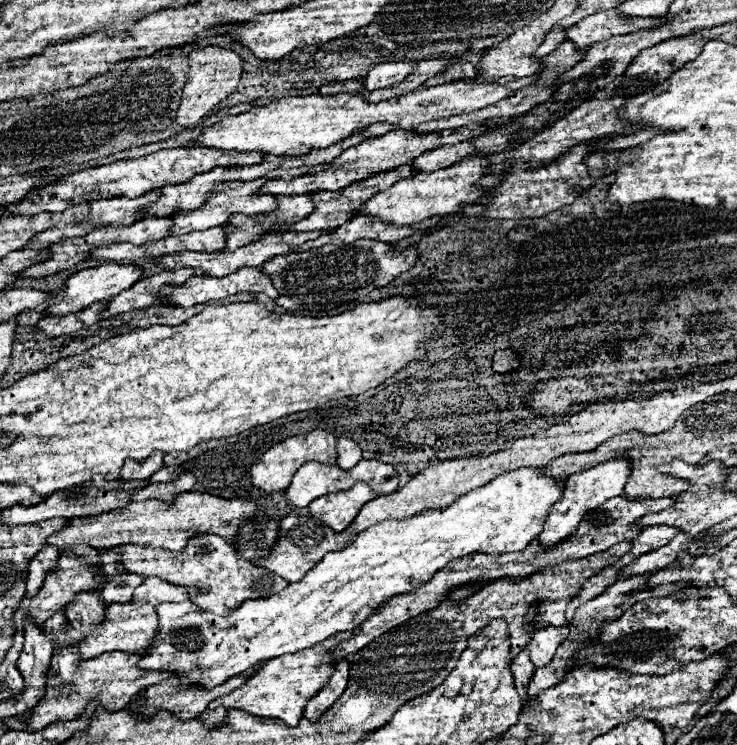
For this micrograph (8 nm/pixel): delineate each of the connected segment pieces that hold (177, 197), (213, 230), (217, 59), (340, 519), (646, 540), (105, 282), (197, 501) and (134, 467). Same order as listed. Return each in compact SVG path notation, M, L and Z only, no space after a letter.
M374 123L364 129L364 131L360 131L344 139L344 143L336 143L336 147L326 147L324 151L312 151L312 155L302 155L302 157L286 157L286 155L284 155L284 157L274 157L274 155L266 155L266 157L262 159L262 163L252 165L252 167L240 167L240 169L238 169L238 167L230 167L230 169L218 167L216 171L204 173L204 175L196 175L196 179L192 179L192 181L188 181L188 183L162 187L164 195L160 195L160 199L156 201L156 207L152 207L150 215L172 215L172 213L176 213L176 211L194 211L194 209L202 207L202 205L208 201L212 189L214 189L218 183L224 183L224 181L254 181L254 179L264 177L266 173L270 173L270 171L274 171L274 169L294 169L294 167L304 167L304 165L310 167L310 165L318 165L318 163L330 163L332 159L336 159L336 157L338 157L342 151L346 151L348 147L354 147L356 143L360 143L360 141L364 141L364 139L368 139L368 137L380 137L382 133L394 129L394 125L388 123Z
M210 227L206 231L188 233L182 241L186 251L222 251L226 247L226 227Z
M204 47L196 49L188 55L190 59L190 73L186 81L186 89L182 95L182 105L178 109L176 121L184 127L198 125L222 99L232 95L236 91L236 85L240 81L242 73L242 57L234 51L222 49L222 47Z
M358 481L348 491L338 491L338 493L318 497L308 505L308 509L332 531L344 531L358 515L362 505L366 505L374 497L378 497L376 491L372 491L366 483Z
M646 527L640 531L640 535L634 539L632 547L630 547L630 553L634 557L640 557L644 553L650 553L650 551L656 551L660 549L662 545L666 545L672 537L676 535L676 529L672 527Z
M102 263L94 269L82 269L78 273L74 273L68 281L64 291L60 291L60 299L56 305L52 305L48 309L48 313L54 315L68 315L68 313L76 313L82 311L86 307L90 307L96 301L104 301L110 297L116 297L118 293L122 293L124 289L132 287L138 279L142 279L142 269L136 265L118 265L118 263Z
M190 491L177 497L170 505L150 499L130 503L126 511L118 511L118 513L108 513L98 517L72 517L68 519L68 525L56 535L52 535L46 543L58 547L60 553L66 553L68 547L74 547L74 545L90 545L94 549L108 549L108 547L118 547L128 543L180 551L182 547L186 547L188 539L200 533L212 533L224 539L234 539L240 533L240 525L246 519L254 519L260 511L262 507L256 505L256 501L250 501L244 497L224 499L210 493Z
M160 453L150 455L148 459L144 459L144 463L124 463L120 479L122 481L132 481L132 479L148 479L152 477L160 467L162 467L162 457Z

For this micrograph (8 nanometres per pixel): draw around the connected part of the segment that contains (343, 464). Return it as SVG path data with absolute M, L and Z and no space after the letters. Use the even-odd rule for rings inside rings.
M348 437L338 439L338 461L340 469L352 469L362 459L362 449Z

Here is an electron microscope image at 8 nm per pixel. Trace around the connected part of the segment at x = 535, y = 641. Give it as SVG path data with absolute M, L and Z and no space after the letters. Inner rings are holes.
M546 627L546 629L538 629L532 633L532 641L528 643L528 651L530 651L530 661L536 667L546 667L554 653L556 647L568 637L568 627Z

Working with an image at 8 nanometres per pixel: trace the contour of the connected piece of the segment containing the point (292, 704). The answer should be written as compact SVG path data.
M356 629L336 633L328 637L324 643L318 643L316 647L308 647L292 655L282 655L280 659L270 659L268 663L252 671L252 675L248 675L248 681L242 687L216 698L197 718L207 727L213 728L226 722L229 710L242 709L258 717L276 717L288 723L290 727L296 727L304 715L306 703L320 691L320 687L328 683L332 675L332 667L338 663L332 657L332 651L338 647L340 641L348 639L350 635L356 635Z

